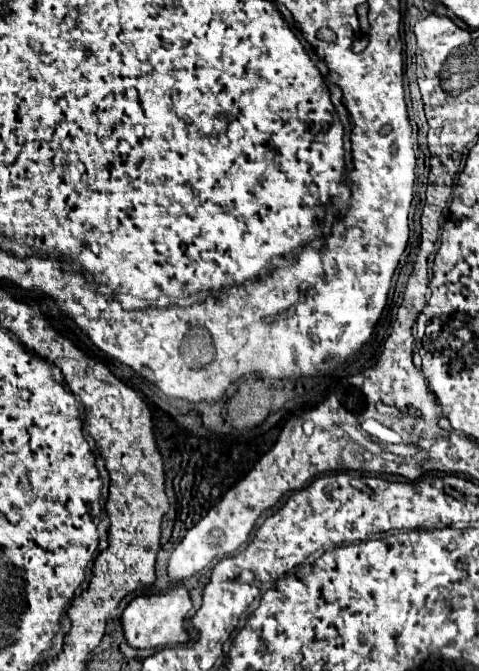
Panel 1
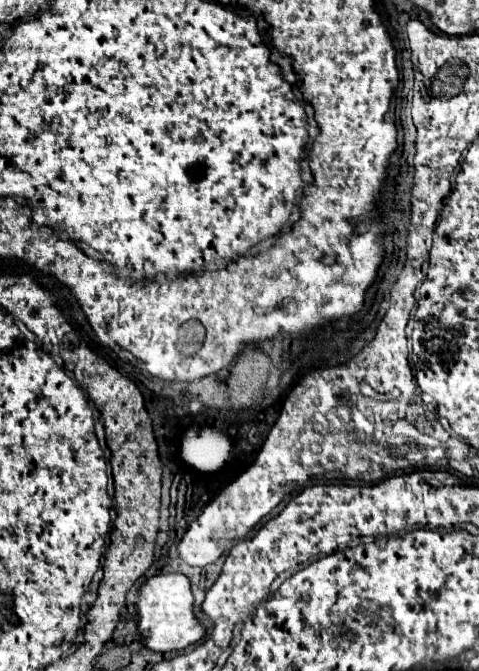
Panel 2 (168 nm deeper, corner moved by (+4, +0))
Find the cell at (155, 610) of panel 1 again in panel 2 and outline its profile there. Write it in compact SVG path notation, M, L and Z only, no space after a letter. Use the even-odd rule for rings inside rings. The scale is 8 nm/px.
M166 573L154 575L146 579L140 587L138 601L136 601L136 615L138 615L138 635L144 647L152 651L178 651L186 649L188 645L200 641L204 637L204 627L196 621L192 613L192 591L190 581L182 573Z

